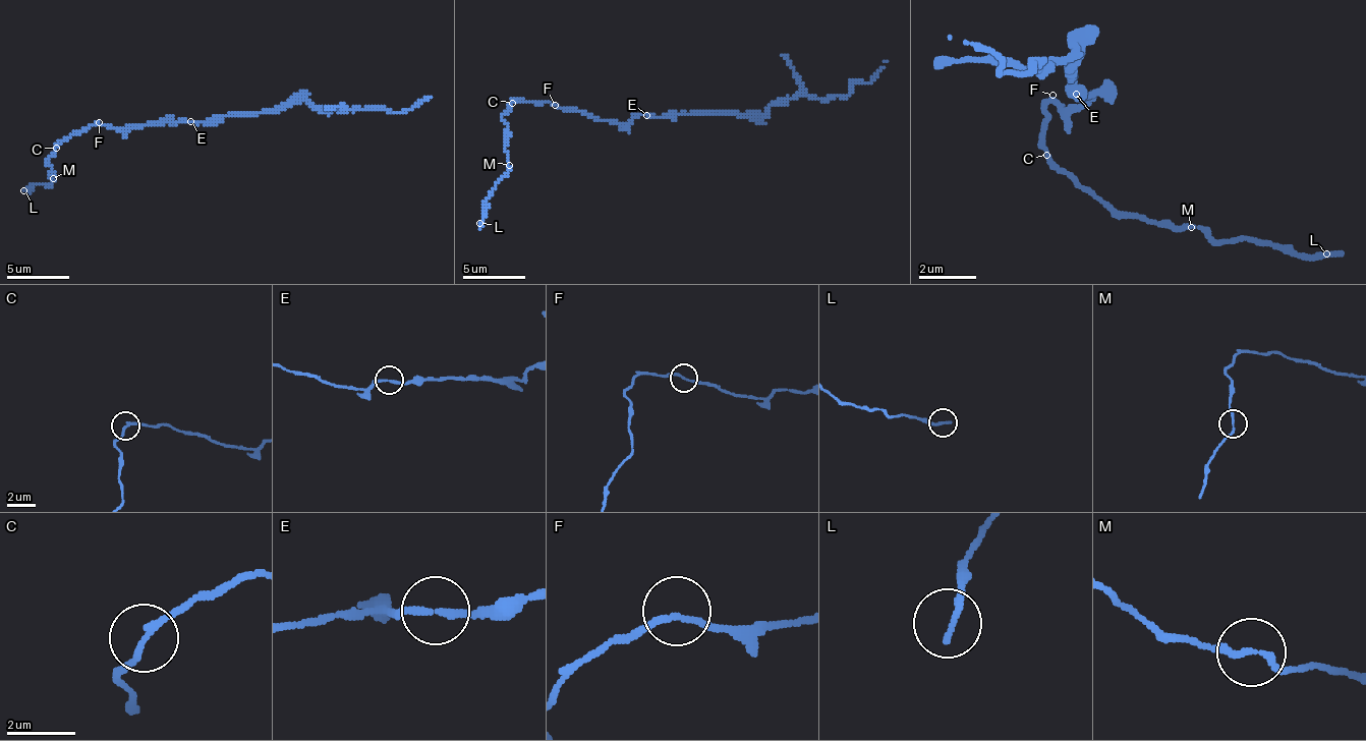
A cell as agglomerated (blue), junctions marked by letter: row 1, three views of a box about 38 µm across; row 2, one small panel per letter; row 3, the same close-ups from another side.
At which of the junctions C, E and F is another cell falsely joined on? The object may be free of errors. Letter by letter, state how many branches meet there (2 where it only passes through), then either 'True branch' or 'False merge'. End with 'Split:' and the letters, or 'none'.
C: Branches: 2. True branch
E: Branches: 2. True branch
F: Branches: 2. True branch
Split: none

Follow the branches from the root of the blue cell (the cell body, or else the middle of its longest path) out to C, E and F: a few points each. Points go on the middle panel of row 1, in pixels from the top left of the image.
C: (632, 120), (611, 123), (594, 120), (579, 111), (558, 108), (548, 102), (511, 102)
E: (632, 120), (647, 114)
F: (632, 120), (626, 123), (594, 120), (579, 111), (567, 111), (555, 105)

